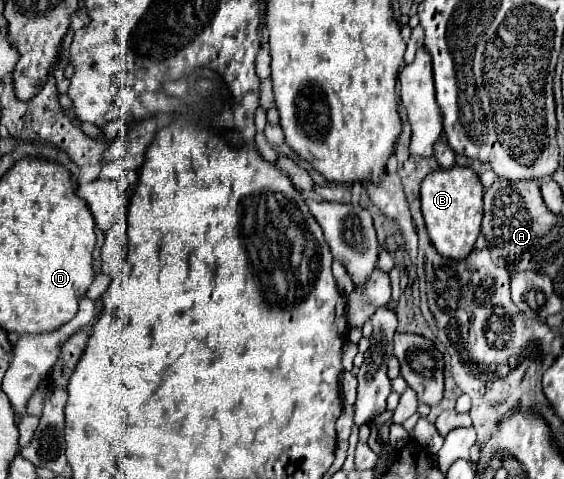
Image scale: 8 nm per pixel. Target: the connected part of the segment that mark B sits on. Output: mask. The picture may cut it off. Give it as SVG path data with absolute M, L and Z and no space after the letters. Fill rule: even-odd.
M454 165L450 169L438 169L424 177L422 185L422 215L426 221L428 237L444 257L466 259L474 249L474 243L480 235L482 223L482 197L484 187L478 175L470 167Z

